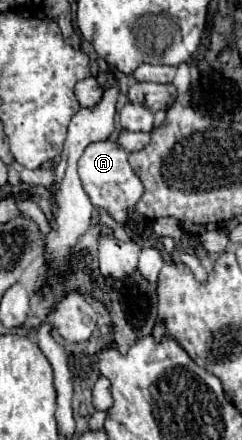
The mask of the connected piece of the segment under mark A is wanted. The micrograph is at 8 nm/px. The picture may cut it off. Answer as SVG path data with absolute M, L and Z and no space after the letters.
M116 141L90 143L78 161L78 175L90 201L94 205L104 207L120 225L124 225L128 215L134 213L134 205L144 191L144 185L140 183L138 175L128 165L126 151Z

